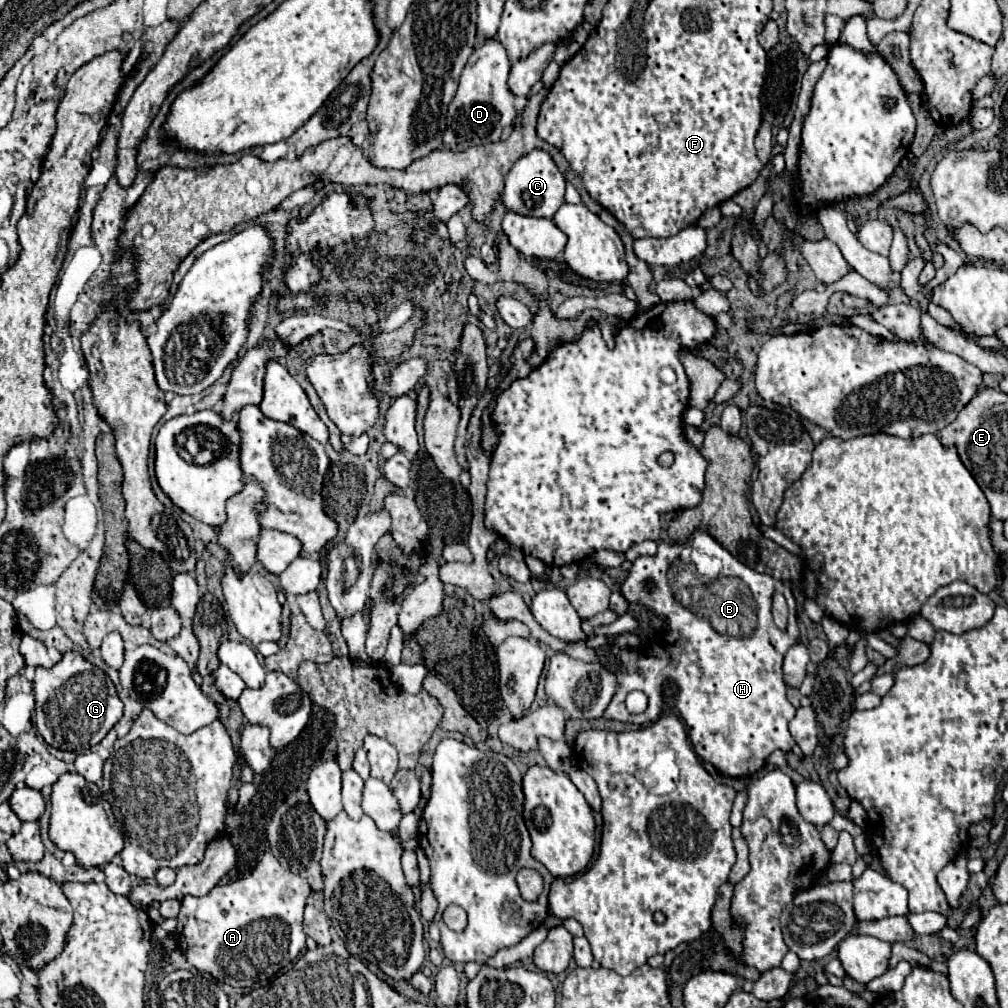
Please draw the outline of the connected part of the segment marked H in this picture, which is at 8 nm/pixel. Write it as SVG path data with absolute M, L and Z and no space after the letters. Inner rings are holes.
M695 530L687 542L659 542L655 556L639 556L633 562L621 592L629 602L641 602L651 612L665 616L669 620L669 634L665 636L663 644L643 646L639 654L627 648L609 646L619 654L625 670L617 672L619 690L603 716L621 722L649 724L655 722L665 708L673 708L683 720L695 752L723 774L743 778L757 772L775 750L789 752L795 744L787 730L787 724L795 716L795 706L785 696L785 680L781 672L783 652L799 638L799 628L795 622L795 597L787 583L767 574L759 574L745 564L723 566L723 576L737 576L751 588L757 604L757 626L751 636L717 634L717 630L709 626L709 620L685 608L673 596L667 584L667 570L671 562L675 558L689 560L691 550L715 556L719 560L725 558L727 552L707 530ZM773 590L783 592L789 602L789 624L785 630L779 630L771 616ZM631 690L643 690L647 694L649 706L643 714L627 712L625 696Z

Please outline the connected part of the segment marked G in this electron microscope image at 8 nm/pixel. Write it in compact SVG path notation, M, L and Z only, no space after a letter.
M75 650L65 652L49 670L43 666L37 668L33 694L37 698L37 732L47 744L59 750L79 752L91 748L123 718L123 702L111 678Z

